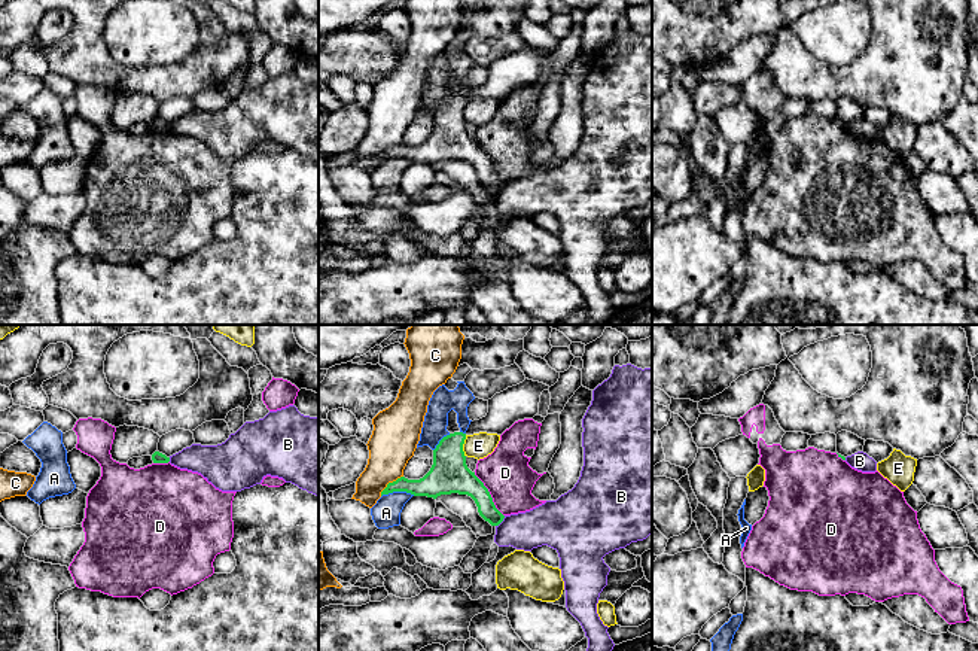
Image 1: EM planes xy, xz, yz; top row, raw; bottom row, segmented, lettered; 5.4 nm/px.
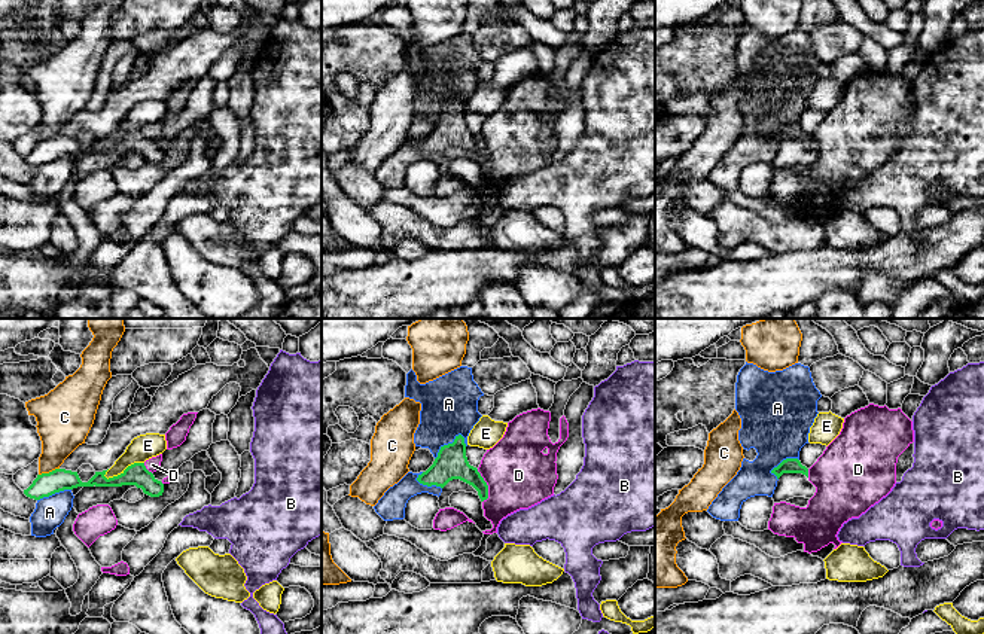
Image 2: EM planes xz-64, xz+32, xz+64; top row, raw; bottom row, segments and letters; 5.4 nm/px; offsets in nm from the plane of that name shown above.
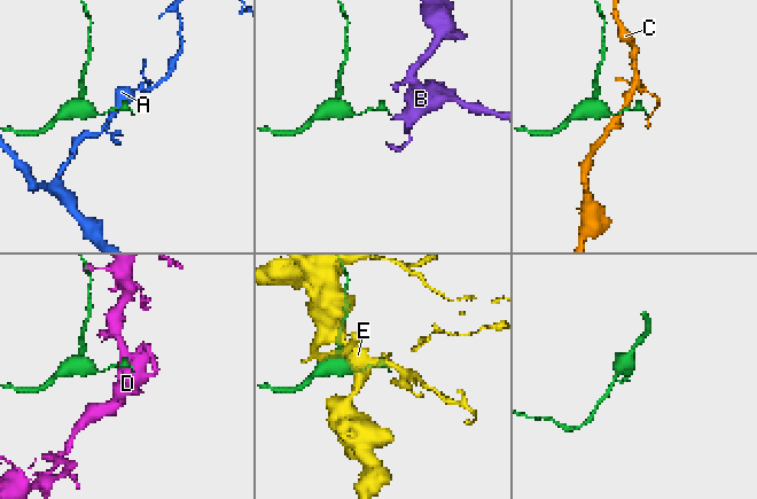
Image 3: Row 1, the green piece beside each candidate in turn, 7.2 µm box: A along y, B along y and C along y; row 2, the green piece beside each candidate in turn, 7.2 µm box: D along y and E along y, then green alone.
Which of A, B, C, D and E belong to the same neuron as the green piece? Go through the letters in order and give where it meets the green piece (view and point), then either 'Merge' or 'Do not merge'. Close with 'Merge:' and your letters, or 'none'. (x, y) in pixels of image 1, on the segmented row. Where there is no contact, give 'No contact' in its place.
A: Touches green at xz (398, 490). Do not merge
B: Touches green at xz (500, 522). Do not merge
C: Touches green at xz (389, 483). Do not merge
D: Touches green at xz (490, 495). Do not merge
E: Touches green at xz (462, 446). Do not merge
Merge: none

